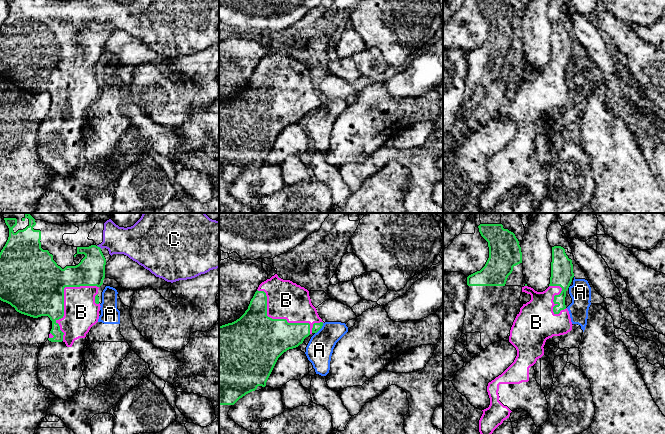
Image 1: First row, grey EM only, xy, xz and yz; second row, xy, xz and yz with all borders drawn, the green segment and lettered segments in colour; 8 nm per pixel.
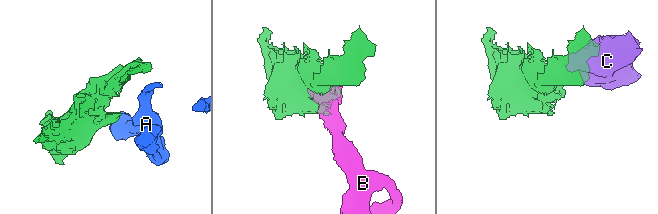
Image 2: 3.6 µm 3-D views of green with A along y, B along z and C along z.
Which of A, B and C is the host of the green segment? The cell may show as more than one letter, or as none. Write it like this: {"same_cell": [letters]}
{"same_cell": ["B", "C"]}

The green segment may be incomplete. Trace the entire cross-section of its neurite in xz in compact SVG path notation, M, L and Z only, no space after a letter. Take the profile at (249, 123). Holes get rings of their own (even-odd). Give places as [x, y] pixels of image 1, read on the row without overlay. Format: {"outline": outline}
{"outline": "M277 50L270 55L262 58L253 74L250 77L248 85L236 97L219 102L219 181L234 181L240 174L246 170L255 167L258 162L265 163L266 158L278 136L278 134L287 126L298 123L304 115L312 109L317 109L323 102L323 97L319 93L316 84L312 81L309 67L290 56L283 56Z"}

